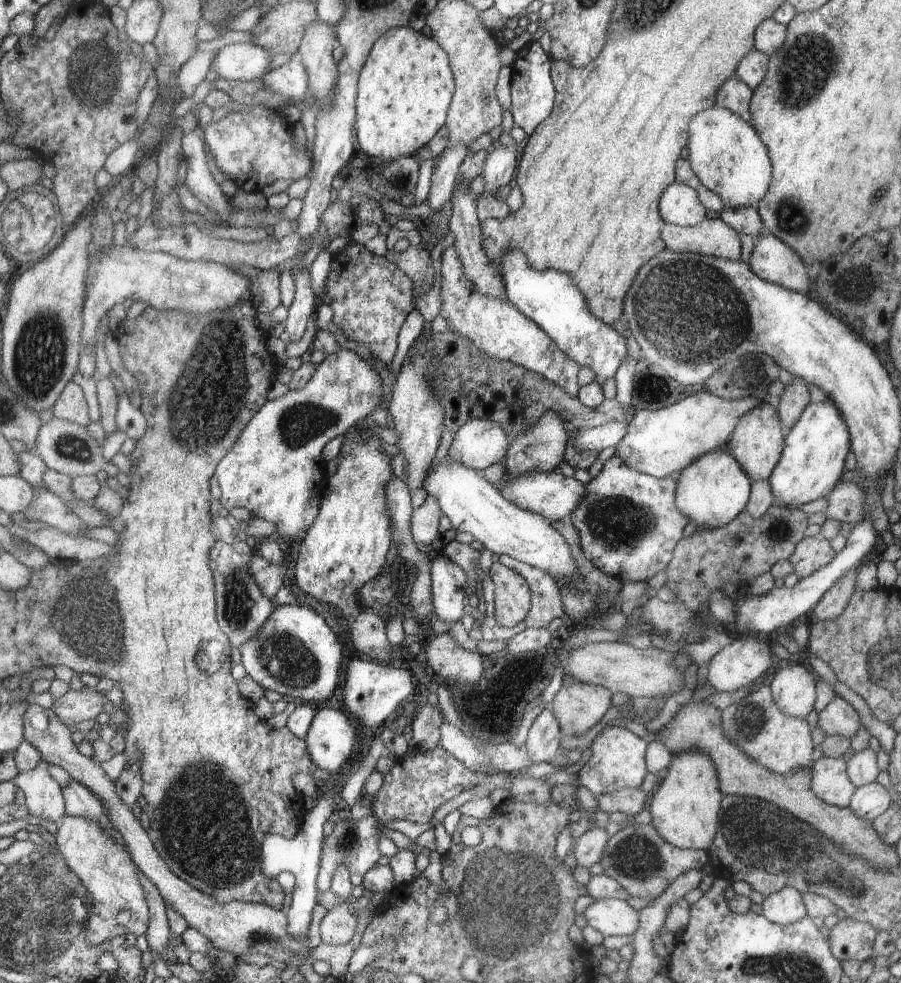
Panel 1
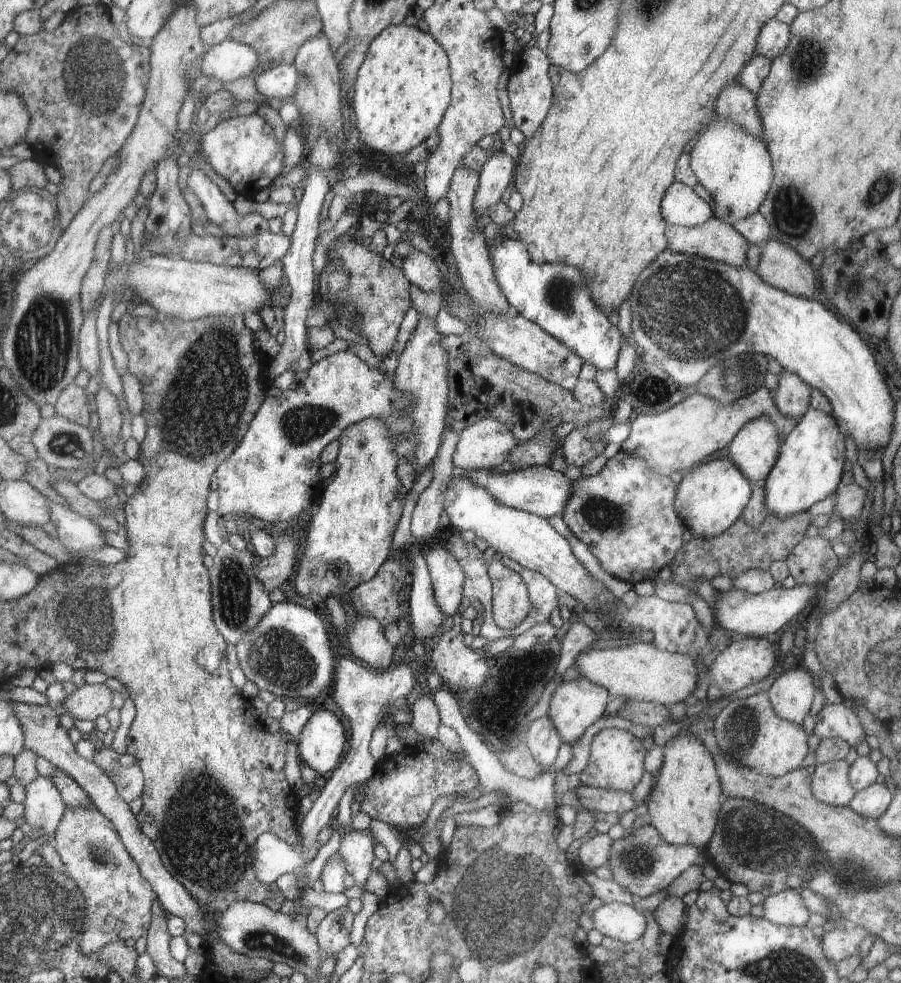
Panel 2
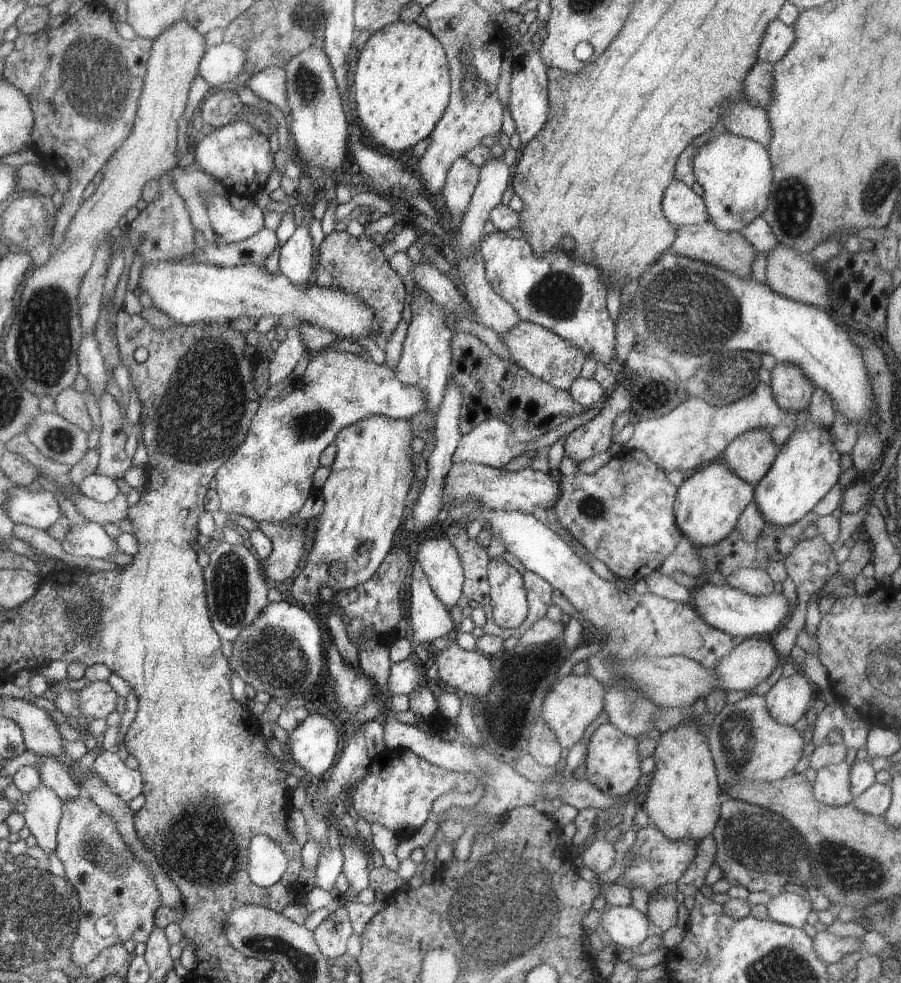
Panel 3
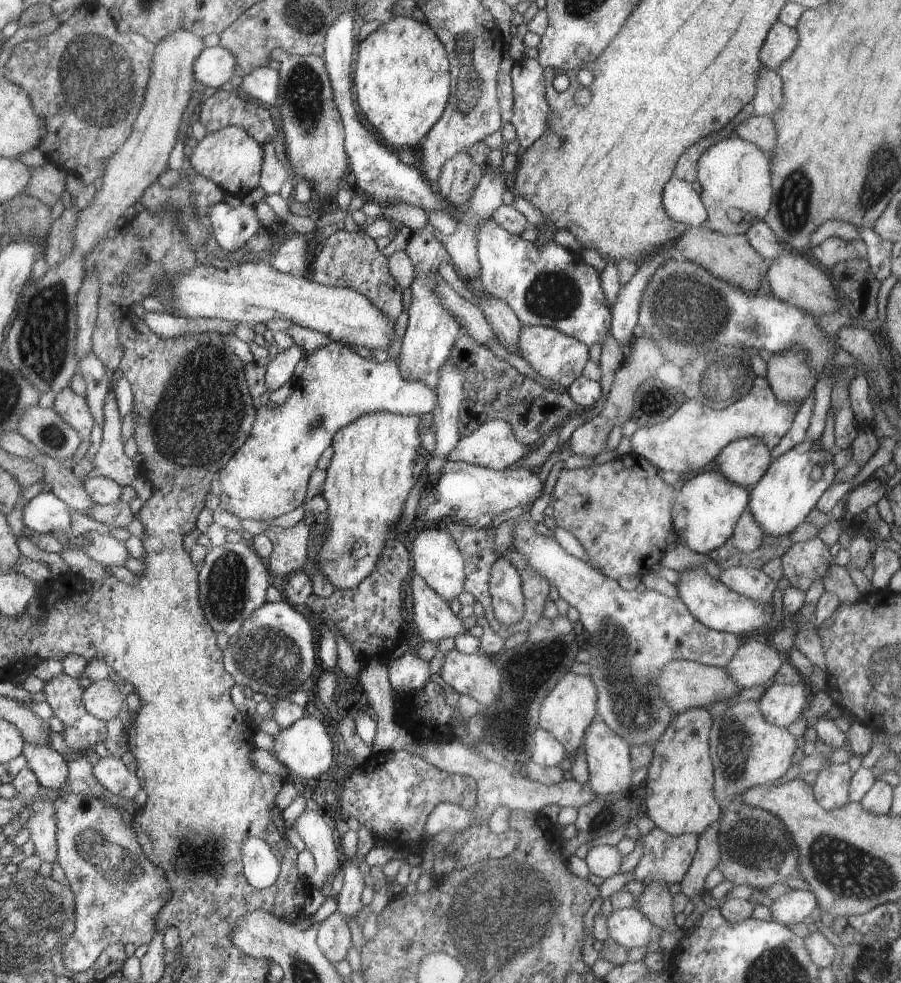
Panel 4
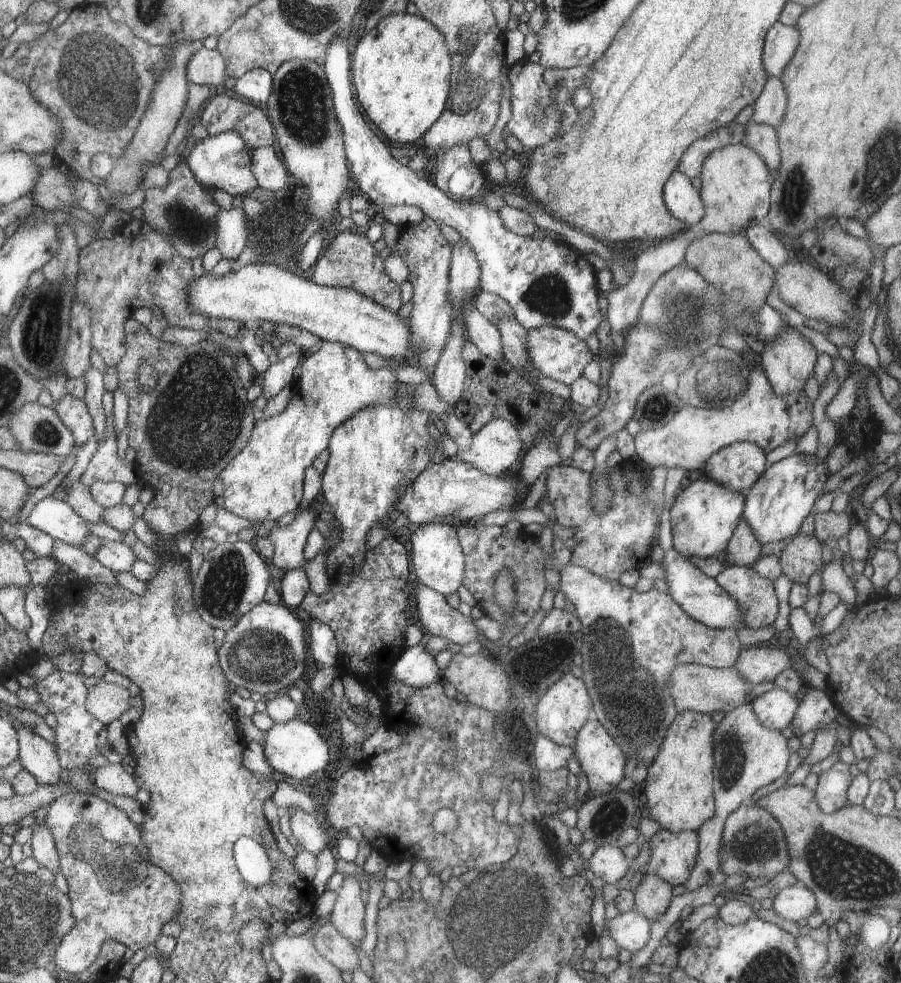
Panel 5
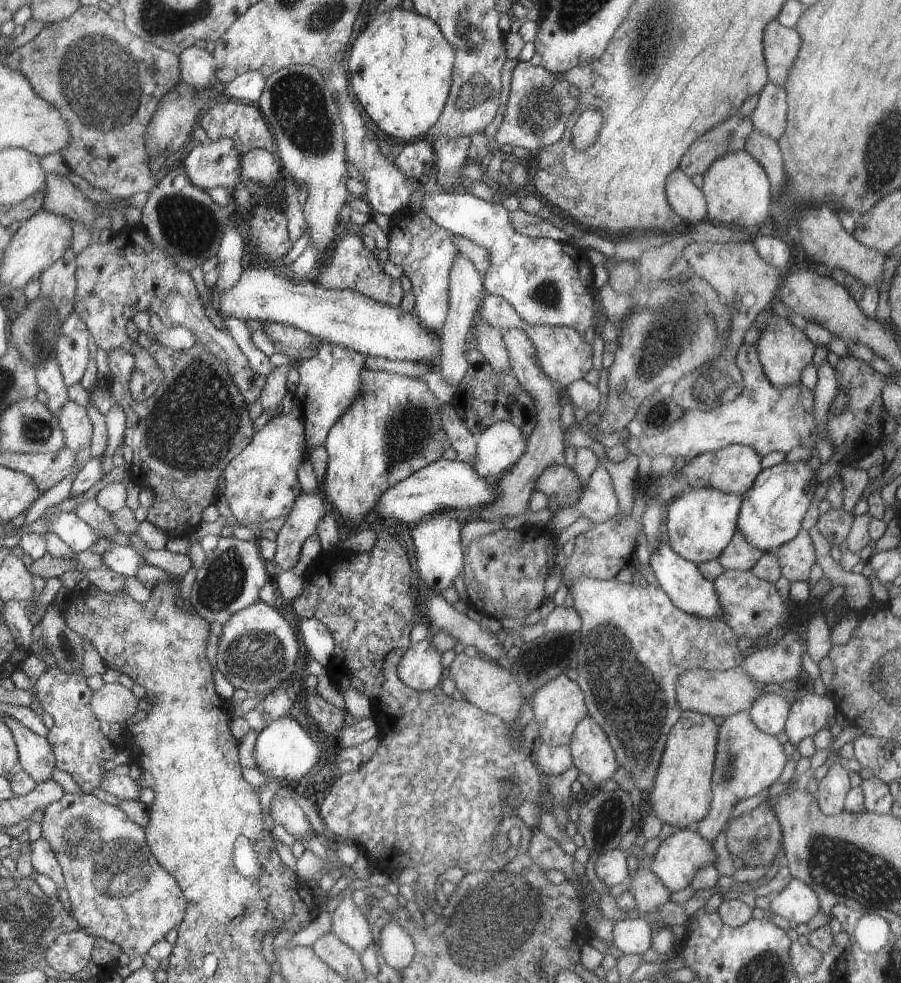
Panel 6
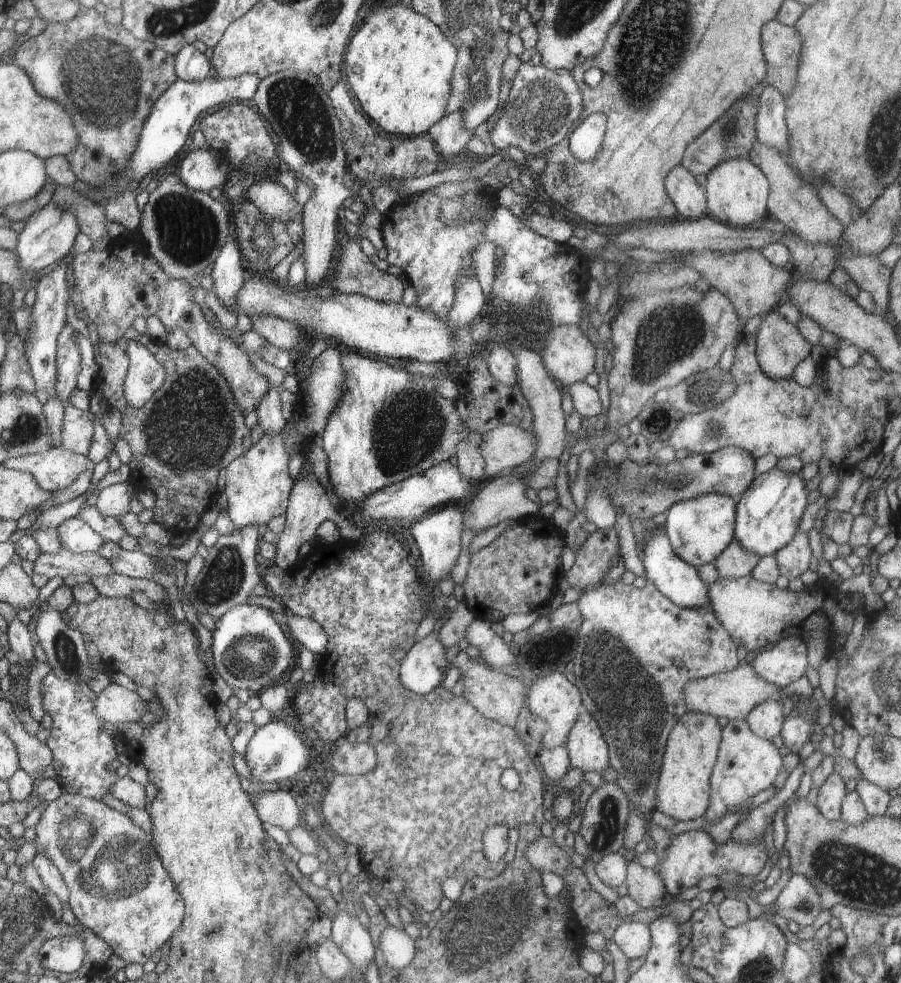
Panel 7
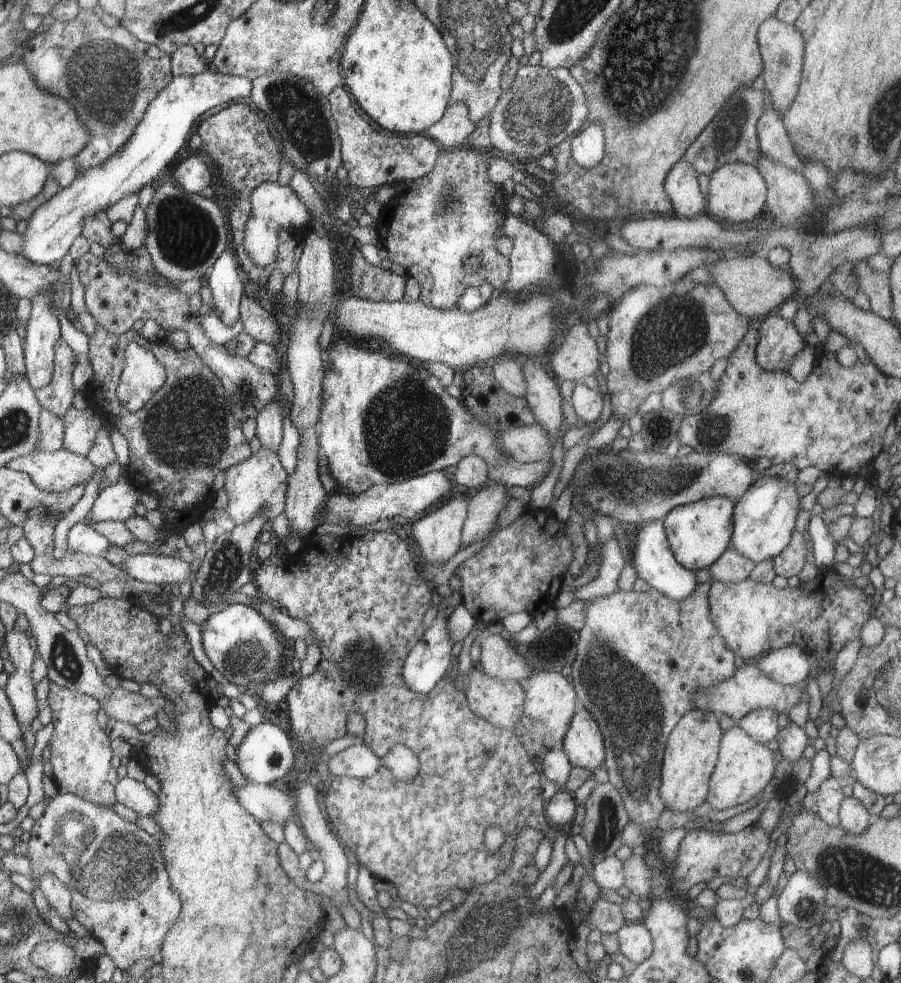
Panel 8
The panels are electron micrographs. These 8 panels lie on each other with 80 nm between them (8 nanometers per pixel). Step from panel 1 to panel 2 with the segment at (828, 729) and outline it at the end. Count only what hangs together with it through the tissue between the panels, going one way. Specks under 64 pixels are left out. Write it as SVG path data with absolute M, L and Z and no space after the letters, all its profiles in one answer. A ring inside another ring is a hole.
M843 702L826 703L815 718L813 734L816 734L822 741L838 737L854 748L866 736L856 712L846 708Z

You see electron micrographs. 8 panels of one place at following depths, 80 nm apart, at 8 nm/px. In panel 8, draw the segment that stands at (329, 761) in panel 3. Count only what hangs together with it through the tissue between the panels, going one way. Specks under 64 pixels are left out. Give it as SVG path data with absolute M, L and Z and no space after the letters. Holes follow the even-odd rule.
M268 719L250 728L241 744L235 748L235 762L248 782L272 785L290 772L294 764L294 748L292 748L290 735L290 732L284 732L282 728L272 726Z

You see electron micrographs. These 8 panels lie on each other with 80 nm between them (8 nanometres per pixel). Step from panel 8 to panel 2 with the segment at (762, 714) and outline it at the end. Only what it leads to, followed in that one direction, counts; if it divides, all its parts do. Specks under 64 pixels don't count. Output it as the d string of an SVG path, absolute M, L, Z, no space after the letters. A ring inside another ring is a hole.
M796 661L771 682L767 691L775 715L800 725L812 706L819 684Z

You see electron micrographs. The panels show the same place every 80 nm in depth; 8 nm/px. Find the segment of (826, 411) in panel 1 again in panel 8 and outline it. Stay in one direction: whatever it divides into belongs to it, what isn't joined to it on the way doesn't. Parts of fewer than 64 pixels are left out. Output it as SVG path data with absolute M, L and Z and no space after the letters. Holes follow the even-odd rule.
M763 476L746 489L740 499L734 501L733 533L730 546L742 556L761 563L773 559L790 542L801 496L794 483L777 476Z

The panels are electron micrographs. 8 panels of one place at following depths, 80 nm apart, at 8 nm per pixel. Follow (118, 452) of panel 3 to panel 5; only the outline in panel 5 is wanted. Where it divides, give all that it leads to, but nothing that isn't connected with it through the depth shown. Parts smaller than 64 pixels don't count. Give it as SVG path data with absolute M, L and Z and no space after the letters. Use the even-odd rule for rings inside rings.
M106 391L102 399L105 415L108 417L109 428L105 439L99 444L96 453L92 456L86 470L81 475L79 482L86 488L98 481L116 481L128 486L137 484L133 463L126 459L120 460L116 456L117 434L113 427L114 399L113 392Z

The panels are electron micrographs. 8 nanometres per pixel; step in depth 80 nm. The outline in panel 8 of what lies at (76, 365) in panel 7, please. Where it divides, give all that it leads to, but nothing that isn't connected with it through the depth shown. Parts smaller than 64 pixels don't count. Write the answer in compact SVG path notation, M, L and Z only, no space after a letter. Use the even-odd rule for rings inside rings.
M60 341L56 344L56 362L53 366L53 378L44 388L36 388L34 393L44 411L50 411L58 416L65 416L72 407L72 400L76 393L72 385L72 371L76 364L76 356L70 346Z

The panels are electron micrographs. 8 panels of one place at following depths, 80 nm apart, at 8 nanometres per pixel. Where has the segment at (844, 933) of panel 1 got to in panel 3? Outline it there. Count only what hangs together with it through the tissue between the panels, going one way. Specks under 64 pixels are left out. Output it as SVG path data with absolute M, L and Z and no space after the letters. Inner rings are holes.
M826 930L818 931L812 940L818 958L829 965L840 961L845 953L860 950L862 938L840 938Z

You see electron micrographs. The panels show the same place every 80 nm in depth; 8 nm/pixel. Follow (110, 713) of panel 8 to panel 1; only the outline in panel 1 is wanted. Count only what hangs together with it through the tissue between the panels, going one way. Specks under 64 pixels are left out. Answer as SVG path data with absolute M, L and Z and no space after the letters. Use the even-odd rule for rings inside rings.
M84 686L80 690L71 688L63 697L55 700L52 710L66 726L71 724L71 728L83 728L104 713L106 699L106 695L96 687Z

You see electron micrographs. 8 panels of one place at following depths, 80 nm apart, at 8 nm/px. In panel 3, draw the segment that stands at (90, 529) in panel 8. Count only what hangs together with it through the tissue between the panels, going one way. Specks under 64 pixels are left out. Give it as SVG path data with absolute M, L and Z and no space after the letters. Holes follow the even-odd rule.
M16 485L9 490L9 499L4 509L15 524L43 531L57 531L54 523L64 516L54 493L39 490L30 492L27 487Z

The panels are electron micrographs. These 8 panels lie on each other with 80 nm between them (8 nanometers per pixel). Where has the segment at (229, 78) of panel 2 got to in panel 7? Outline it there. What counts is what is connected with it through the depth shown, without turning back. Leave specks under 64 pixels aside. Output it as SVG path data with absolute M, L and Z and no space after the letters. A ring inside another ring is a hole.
M194 45L181 48L176 56L176 73L179 79L185 81L204 80L214 74L211 60L200 52Z

